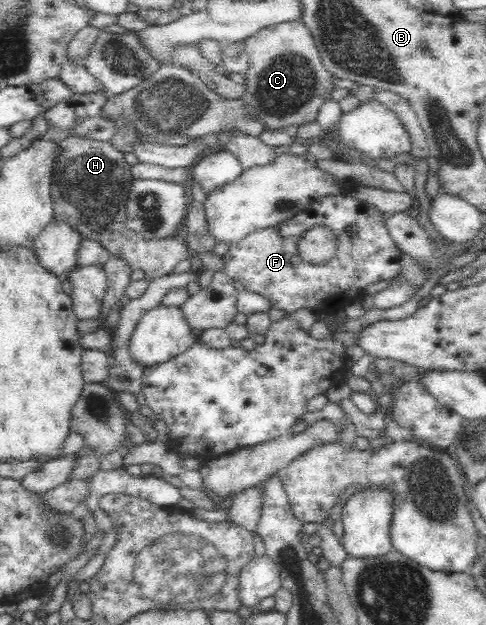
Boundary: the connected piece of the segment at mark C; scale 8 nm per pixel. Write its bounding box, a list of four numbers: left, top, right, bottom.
[238,20,334,132]

